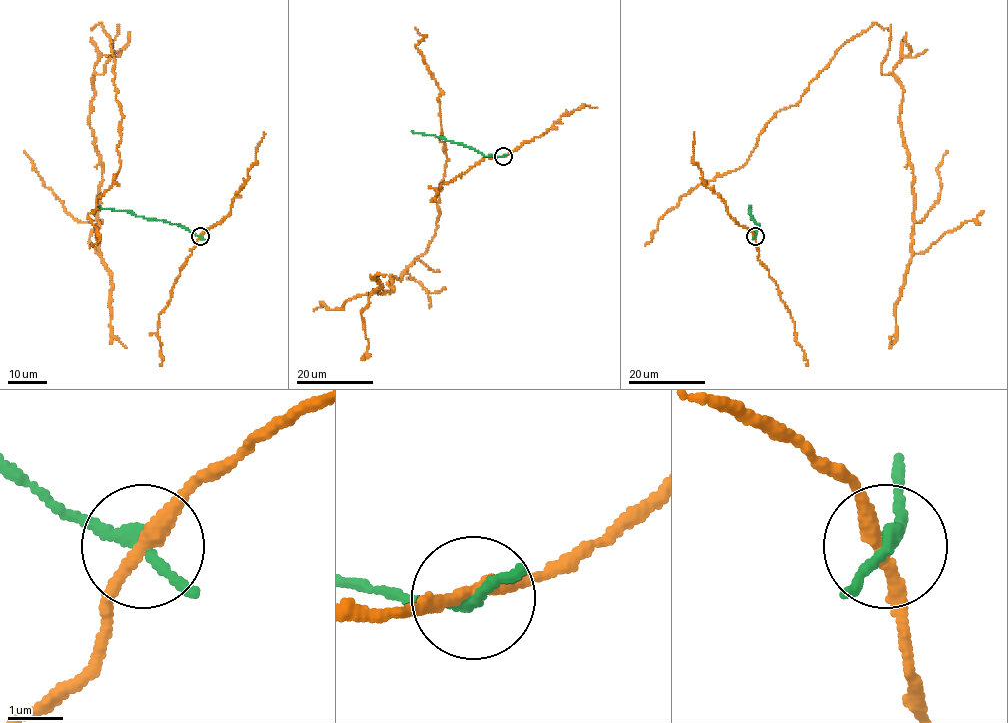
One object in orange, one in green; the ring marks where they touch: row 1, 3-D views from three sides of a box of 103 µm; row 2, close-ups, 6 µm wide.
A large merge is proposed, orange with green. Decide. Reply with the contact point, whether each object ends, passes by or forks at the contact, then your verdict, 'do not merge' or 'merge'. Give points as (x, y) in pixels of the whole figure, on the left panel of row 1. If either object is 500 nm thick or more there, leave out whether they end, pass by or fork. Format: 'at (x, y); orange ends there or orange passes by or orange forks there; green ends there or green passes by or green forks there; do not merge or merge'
at (200, 236); orange passes by; green passes by; do not merge

